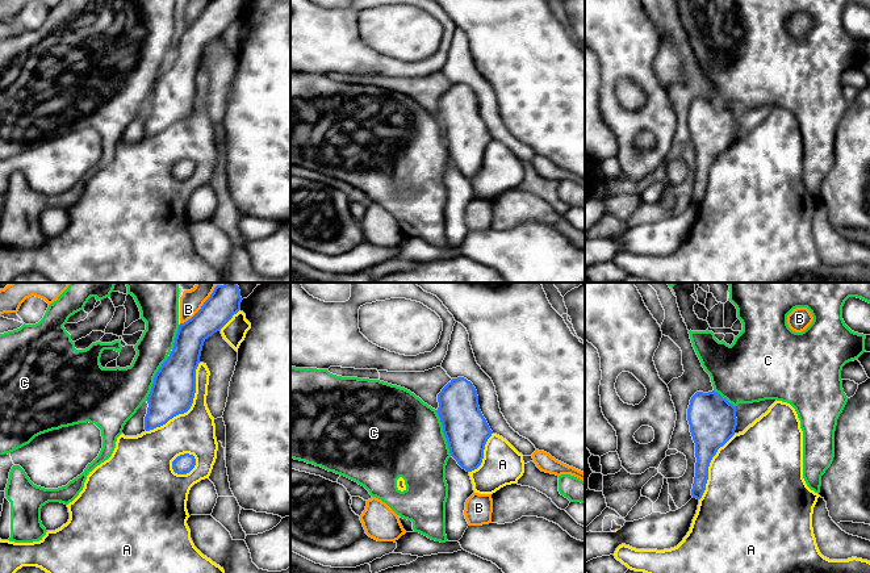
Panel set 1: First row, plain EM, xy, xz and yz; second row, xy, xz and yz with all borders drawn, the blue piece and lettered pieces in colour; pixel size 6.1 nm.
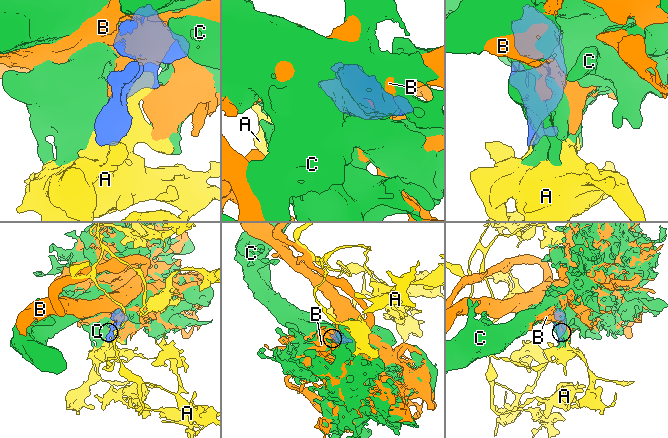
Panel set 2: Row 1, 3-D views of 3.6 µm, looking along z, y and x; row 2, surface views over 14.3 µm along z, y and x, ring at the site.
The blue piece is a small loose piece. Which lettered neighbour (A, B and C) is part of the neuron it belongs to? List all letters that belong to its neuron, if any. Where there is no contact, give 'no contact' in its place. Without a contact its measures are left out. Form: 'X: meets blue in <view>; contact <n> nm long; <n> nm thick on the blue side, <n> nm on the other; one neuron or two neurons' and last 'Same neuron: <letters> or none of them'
A: meets blue in xy; contact 550 nm long; 260 nm thick on the blue side, 260 nm on the other; two neurons
B: meets blue in xy; contact 260 nm long; 190 nm thick on the blue side, 130 nm on the other; two neurons
C: meets blue in xz; contact 300 nm long; 280 nm thick on the blue side, 480 nm on the other; one neuron
Same neuron: C

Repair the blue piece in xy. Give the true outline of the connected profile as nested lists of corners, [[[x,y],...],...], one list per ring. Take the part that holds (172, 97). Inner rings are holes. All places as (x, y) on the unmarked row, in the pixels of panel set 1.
[[[210,0],[191,25],[179,30],[173,54],[156,78],[147,103],[146,137],[191,114],[204,47],[240,16],[240,8],[240,0]]]

